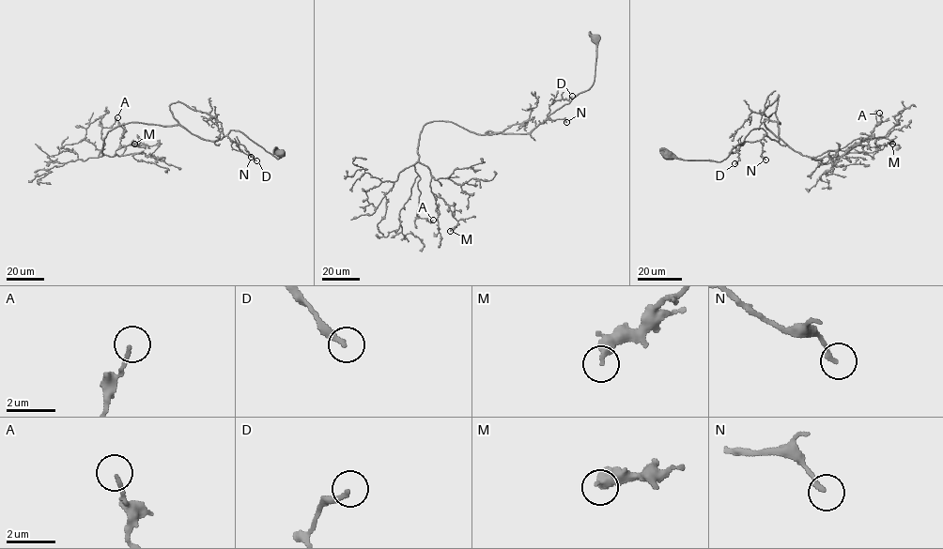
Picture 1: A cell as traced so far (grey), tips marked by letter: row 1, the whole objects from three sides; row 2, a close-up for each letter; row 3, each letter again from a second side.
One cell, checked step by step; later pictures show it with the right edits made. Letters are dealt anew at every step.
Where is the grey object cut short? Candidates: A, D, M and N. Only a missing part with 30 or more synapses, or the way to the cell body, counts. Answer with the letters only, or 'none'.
none

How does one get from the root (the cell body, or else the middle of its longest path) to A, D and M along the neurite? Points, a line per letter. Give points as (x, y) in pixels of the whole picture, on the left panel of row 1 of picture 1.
A: (280, 153), (238, 130), (210, 141), (180, 125), (130, 122), (107, 133), (100, 157), (101, 129), (117, 117)
D: (280, 153), (281, 158), (277, 159), (241, 132), (231, 129), (228, 136), (243, 144), (256, 160)
M: (280, 153), (238, 130), (210, 141), (180, 125), (139, 122), (111, 129), (101, 152), (142, 144), (134, 144)

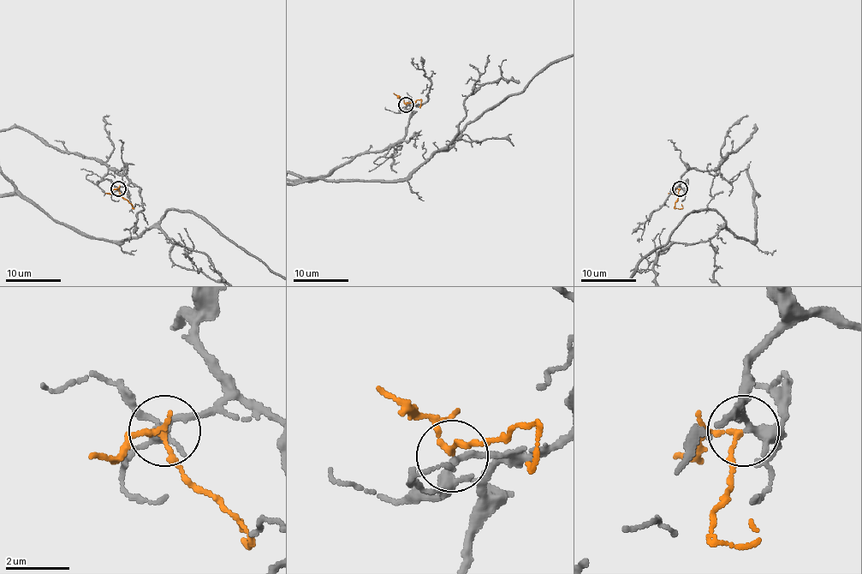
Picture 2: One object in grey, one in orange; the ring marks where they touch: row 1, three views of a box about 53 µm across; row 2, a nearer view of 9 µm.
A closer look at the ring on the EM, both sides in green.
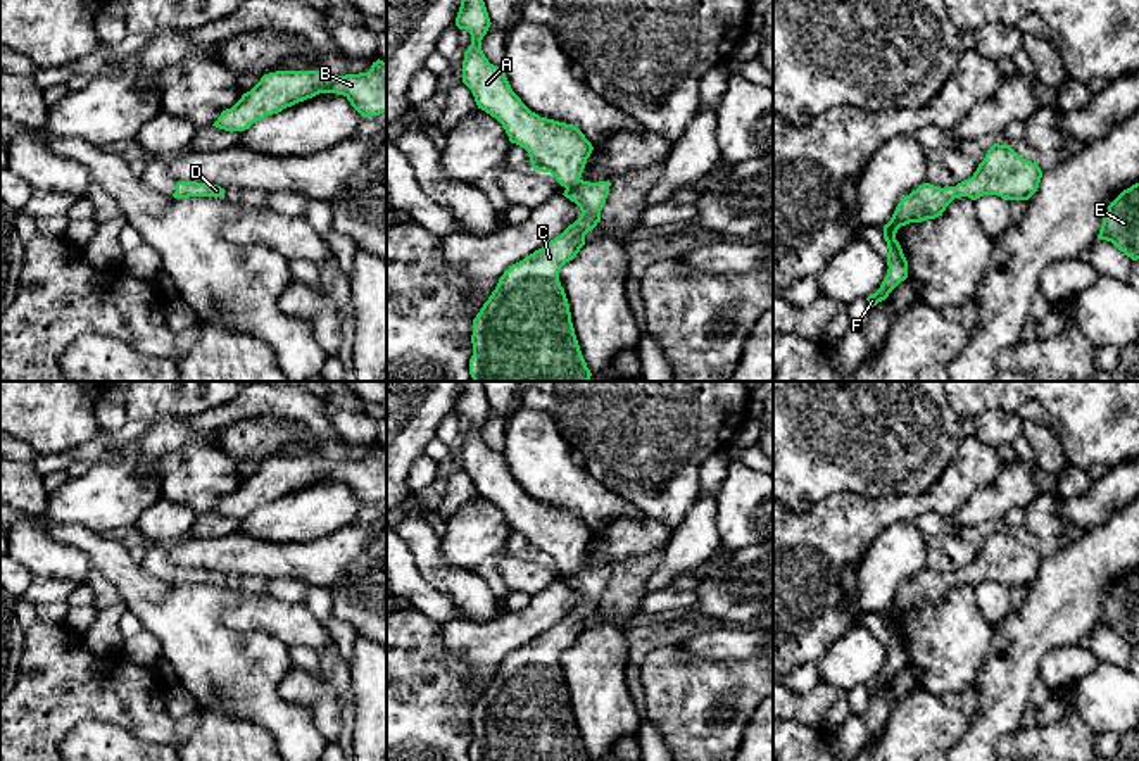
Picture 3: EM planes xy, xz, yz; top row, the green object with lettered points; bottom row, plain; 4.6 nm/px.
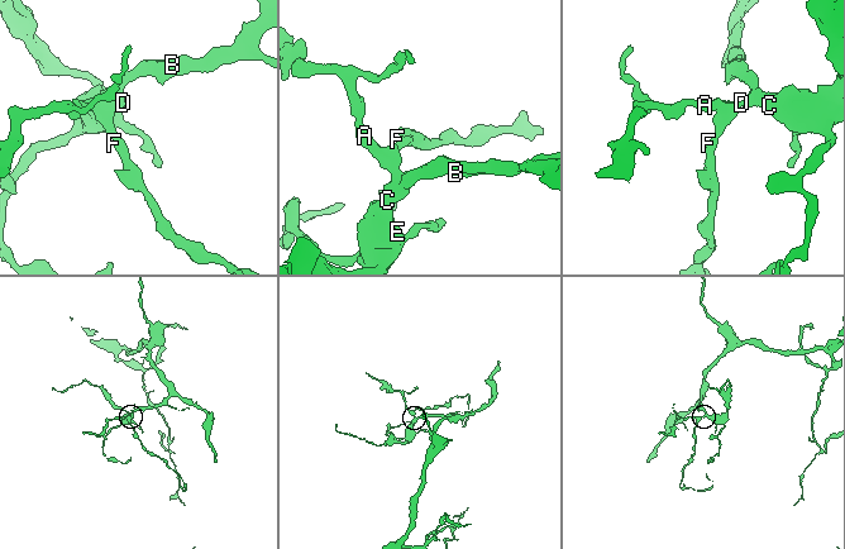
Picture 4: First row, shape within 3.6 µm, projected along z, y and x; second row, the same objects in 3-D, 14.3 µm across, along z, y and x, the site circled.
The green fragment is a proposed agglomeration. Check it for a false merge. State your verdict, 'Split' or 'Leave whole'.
Leave whole

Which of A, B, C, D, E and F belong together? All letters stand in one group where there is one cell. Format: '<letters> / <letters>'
A B C D E F

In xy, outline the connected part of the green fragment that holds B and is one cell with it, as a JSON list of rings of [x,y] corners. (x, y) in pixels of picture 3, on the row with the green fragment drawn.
[[[373,62],[368,72],[328,74],[324,71],[276,71],[261,81],[212,124],[224,131],[245,131],[254,123],[319,93],[343,95],[362,116],[387,112],[387,62]]]

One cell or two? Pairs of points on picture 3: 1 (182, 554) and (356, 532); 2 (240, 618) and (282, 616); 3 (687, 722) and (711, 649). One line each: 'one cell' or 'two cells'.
1: one cell
2: one cell
3: two cells

